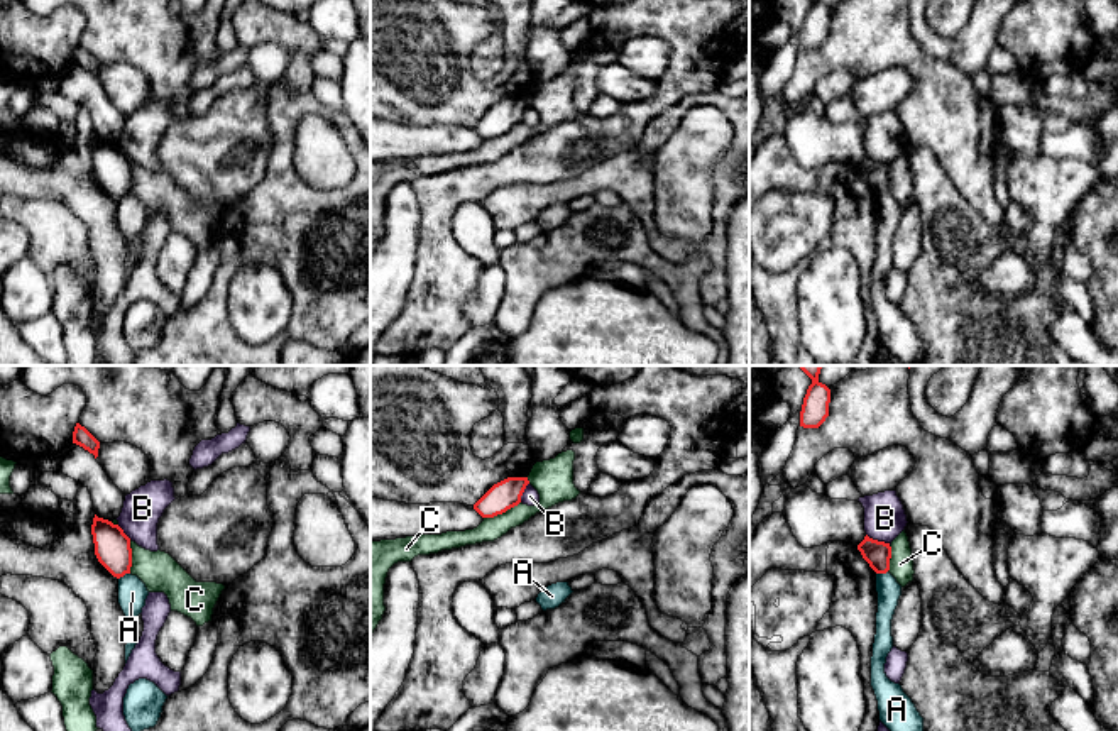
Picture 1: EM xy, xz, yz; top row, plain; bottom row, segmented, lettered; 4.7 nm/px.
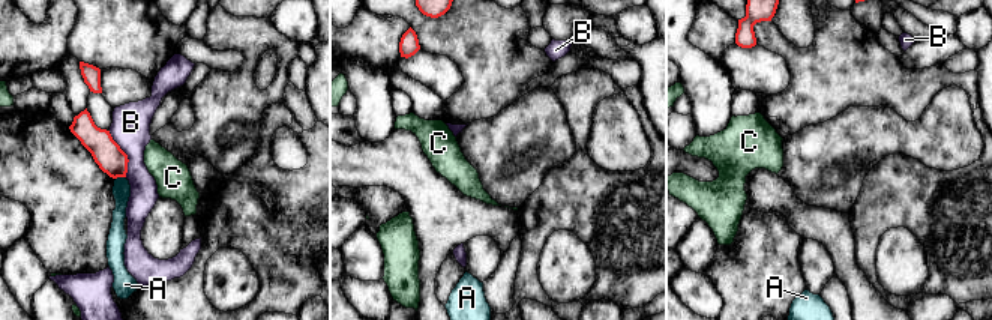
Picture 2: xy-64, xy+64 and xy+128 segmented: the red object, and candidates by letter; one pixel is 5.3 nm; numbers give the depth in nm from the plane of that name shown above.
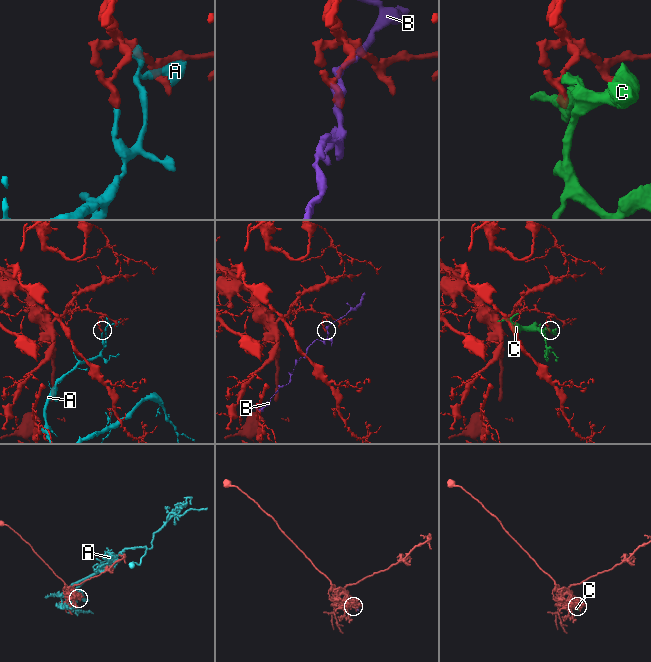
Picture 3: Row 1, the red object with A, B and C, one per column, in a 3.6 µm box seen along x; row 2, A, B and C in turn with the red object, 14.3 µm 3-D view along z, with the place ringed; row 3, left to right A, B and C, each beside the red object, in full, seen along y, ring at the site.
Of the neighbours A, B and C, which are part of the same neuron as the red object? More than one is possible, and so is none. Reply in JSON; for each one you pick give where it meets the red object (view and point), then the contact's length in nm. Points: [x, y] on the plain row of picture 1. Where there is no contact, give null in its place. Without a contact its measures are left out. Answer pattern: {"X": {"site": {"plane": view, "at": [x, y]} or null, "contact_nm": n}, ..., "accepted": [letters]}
{"accepted": []}

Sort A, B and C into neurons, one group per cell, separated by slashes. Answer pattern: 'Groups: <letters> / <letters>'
Groups: A / B / C

